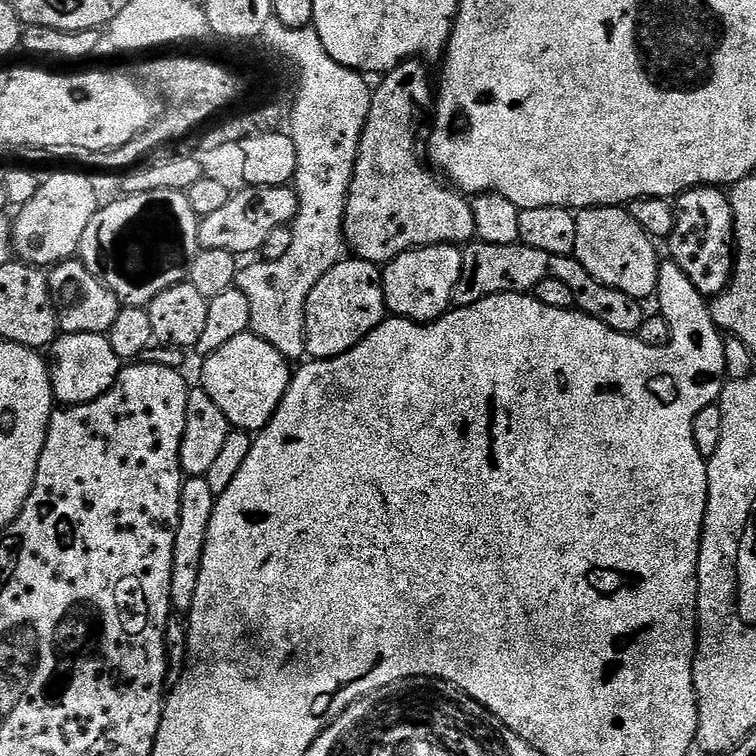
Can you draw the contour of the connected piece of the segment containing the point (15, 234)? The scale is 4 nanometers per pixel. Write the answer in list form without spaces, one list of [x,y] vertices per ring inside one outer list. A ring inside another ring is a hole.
[[[56,172],[41,183],[38,194],[30,202],[19,205],[20,213],[10,224],[13,253],[23,263],[41,270],[71,260],[79,253],[82,234],[86,234],[86,226],[90,226],[90,218],[97,211],[96,192],[82,173]]]

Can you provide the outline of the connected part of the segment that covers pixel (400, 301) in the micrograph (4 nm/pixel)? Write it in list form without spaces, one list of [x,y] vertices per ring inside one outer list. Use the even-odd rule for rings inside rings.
[[[455,244],[412,248],[383,265],[384,306],[393,317],[430,324],[453,307],[452,295],[462,272],[462,251]]]

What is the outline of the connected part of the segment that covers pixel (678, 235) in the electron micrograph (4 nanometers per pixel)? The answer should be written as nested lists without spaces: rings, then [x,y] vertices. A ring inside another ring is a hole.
[[[703,184],[675,197],[672,205],[674,226],[668,235],[667,255],[686,274],[701,297],[723,294],[732,280],[734,267],[734,237],[732,235],[732,203],[723,187]]]

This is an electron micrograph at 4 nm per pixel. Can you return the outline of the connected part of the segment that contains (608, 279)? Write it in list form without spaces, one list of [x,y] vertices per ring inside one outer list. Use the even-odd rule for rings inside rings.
[[[627,207],[585,208],[577,211],[575,218],[574,256],[591,276],[641,302],[647,301],[647,296],[648,299],[655,297],[657,270],[662,263],[661,257],[656,257],[658,244],[630,218]]]

